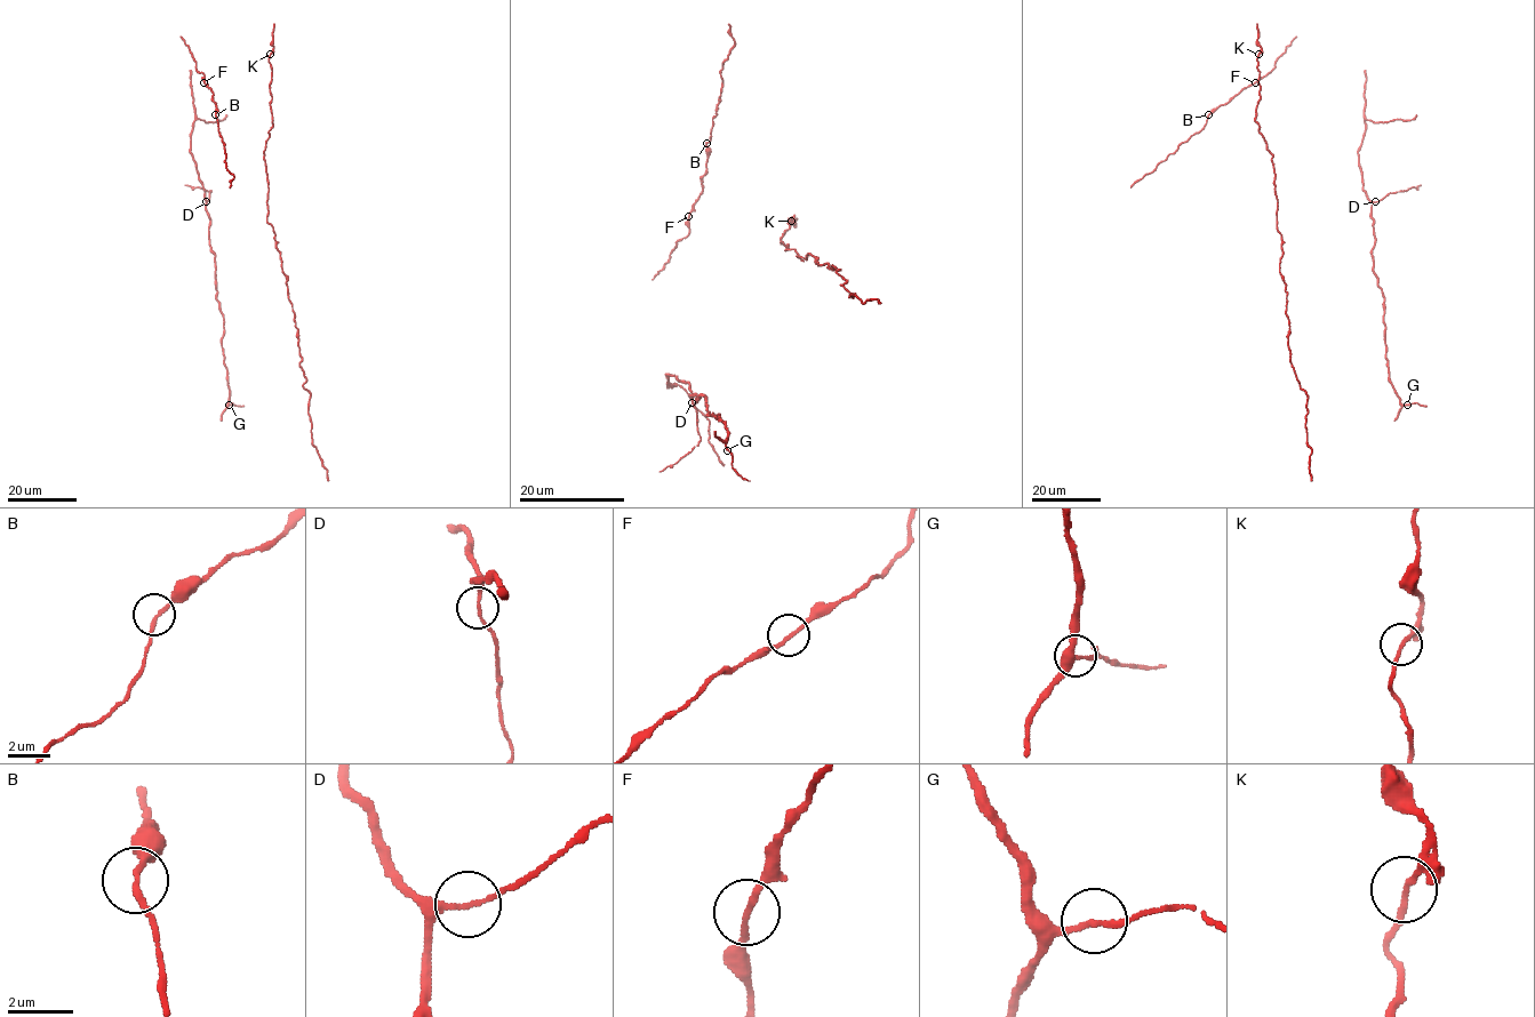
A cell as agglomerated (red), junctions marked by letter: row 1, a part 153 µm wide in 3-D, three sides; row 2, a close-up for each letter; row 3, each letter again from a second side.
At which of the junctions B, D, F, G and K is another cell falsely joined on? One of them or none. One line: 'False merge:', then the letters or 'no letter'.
False merge: no letter

